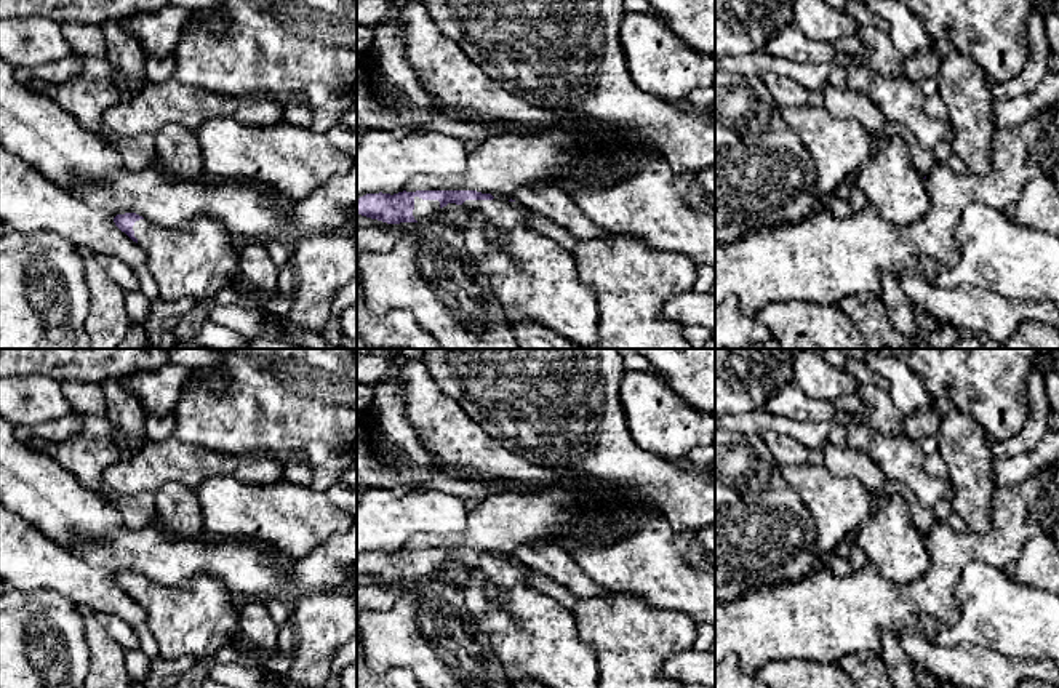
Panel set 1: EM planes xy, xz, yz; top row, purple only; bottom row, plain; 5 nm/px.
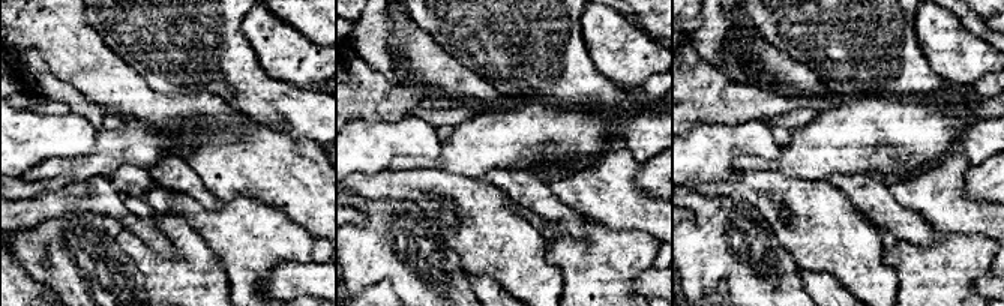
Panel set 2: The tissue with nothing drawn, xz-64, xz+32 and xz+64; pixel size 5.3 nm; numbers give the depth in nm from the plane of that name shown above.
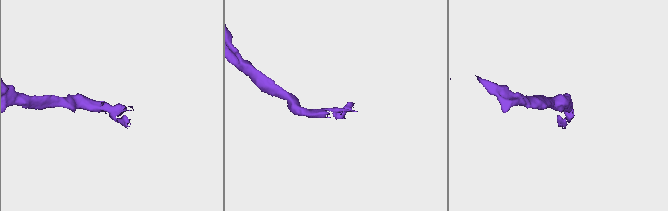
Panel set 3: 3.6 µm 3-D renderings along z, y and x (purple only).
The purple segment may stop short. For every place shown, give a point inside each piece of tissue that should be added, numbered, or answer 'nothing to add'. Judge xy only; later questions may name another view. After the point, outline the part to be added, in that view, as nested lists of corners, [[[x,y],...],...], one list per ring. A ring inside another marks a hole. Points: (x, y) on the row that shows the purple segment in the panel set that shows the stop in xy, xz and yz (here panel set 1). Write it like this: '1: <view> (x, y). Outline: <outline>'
1: xy (197, 261). Outline: [[[198,218],[187,227],[166,227],[139,219],[133,226],[139,246],[146,251],[147,266],[157,283],[160,299],[174,302],[182,298],[195,304],[213,299],[226,285],[240,278],[240,243],[218,221]]]

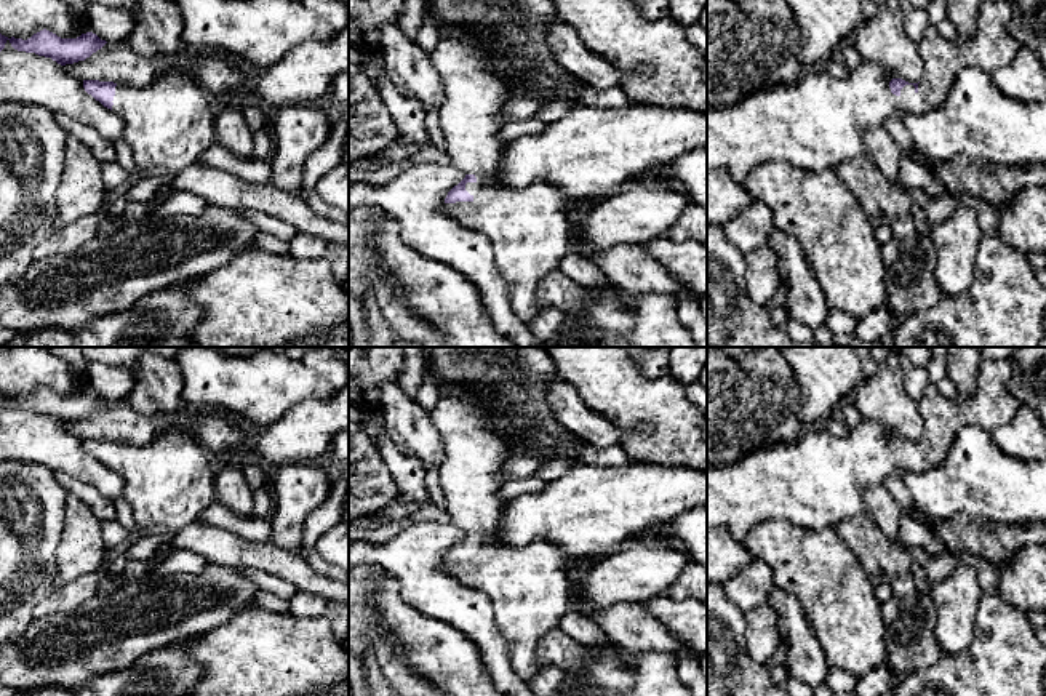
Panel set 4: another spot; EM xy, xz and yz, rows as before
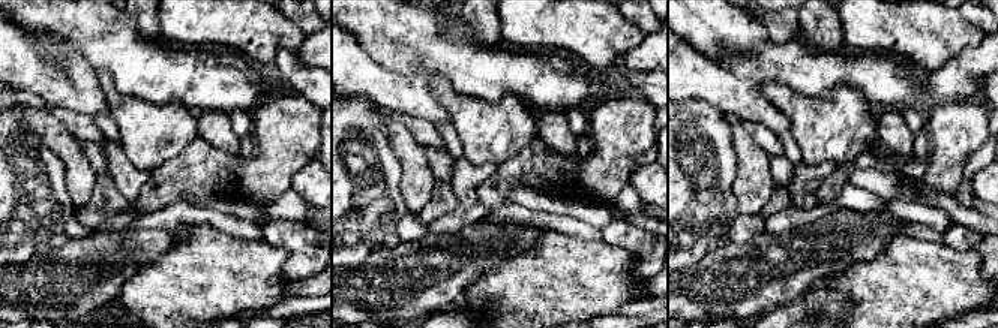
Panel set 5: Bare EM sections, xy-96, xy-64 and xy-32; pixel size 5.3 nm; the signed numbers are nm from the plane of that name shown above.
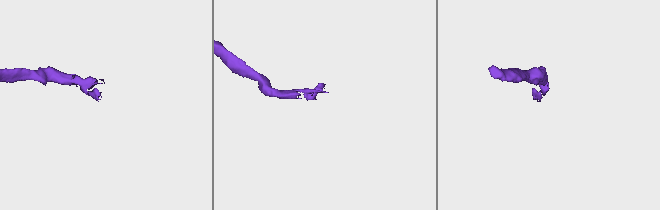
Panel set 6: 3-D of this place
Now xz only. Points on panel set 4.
1: xz (528, 228). Outline: [[[464,32],[441,34],[429,58],[445,90],[440,125],[446,138],[449,165],[477,178],[475,182],[465,184],[472,202],[445,203],[443,210],[459,224],[491,240],[497,269],[507,282],[510,307],[528,323],[544,310],[537,304],[541,283],[560,269],[561,259],[569,253],[571,224],[566,218],[566,197],[542,181],[525,189],[502,189],[494,182],[507,146],[499,138],[499,130],[509,122],[502,115],[502,107],[518,91],[494,69],[483,40]]]

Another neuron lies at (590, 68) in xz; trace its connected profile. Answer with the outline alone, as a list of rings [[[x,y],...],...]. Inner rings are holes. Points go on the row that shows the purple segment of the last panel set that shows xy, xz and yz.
[[[561,19],[547,24],[547,45],[571,75],[597,90],[621,86],[627,77],[614,62],[590,50],[576,29]]]

